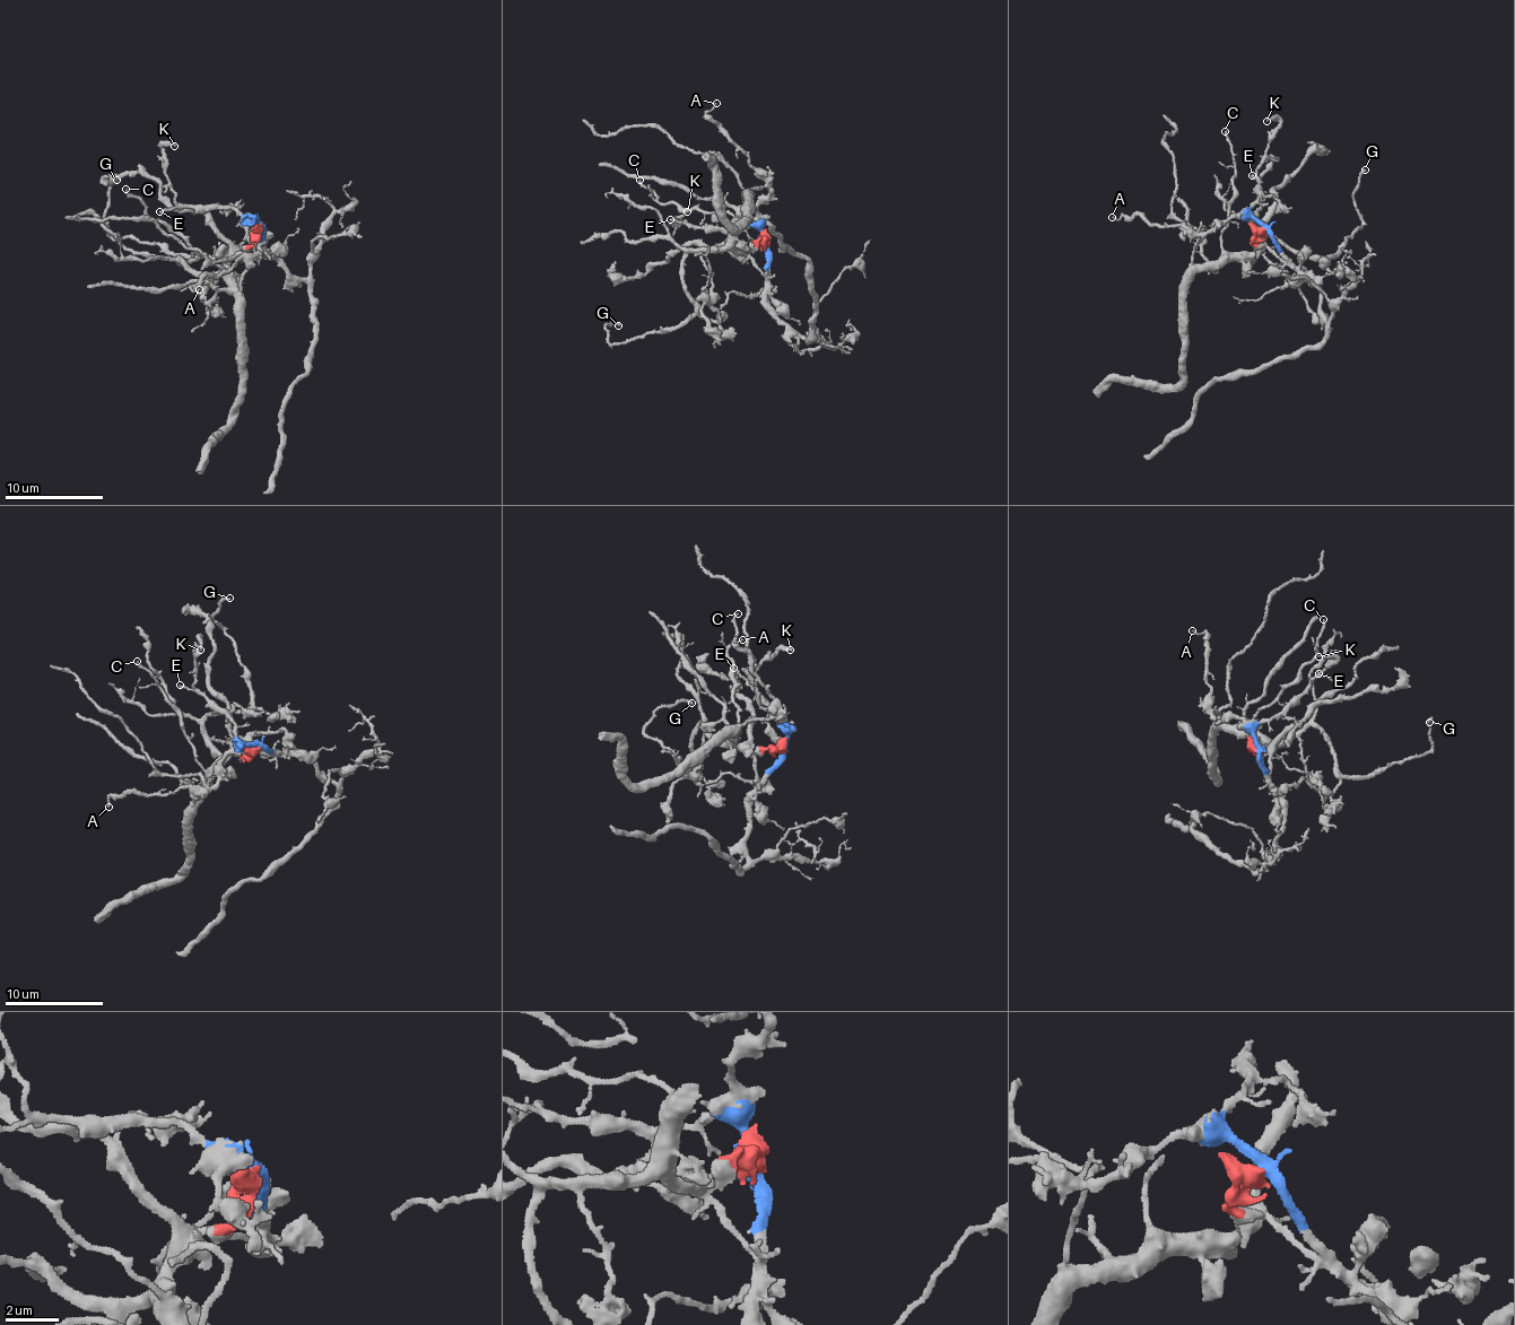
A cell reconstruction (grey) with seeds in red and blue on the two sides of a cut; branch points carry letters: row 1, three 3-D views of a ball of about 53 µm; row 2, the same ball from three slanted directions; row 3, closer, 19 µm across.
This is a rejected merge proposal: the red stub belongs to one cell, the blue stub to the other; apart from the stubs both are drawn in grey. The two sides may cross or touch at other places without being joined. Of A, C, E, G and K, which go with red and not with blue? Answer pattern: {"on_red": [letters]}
{"on_red": ["C", "G"]}

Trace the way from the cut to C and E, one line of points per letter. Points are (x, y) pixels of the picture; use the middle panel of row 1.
C: (766, 245), (758, 242), (740, 249), (734, 246), (730, 214), (660, 202), (640, 179)
E: (766, 245), (755, 226), (740, 229), (691, 228), (669, 219)

